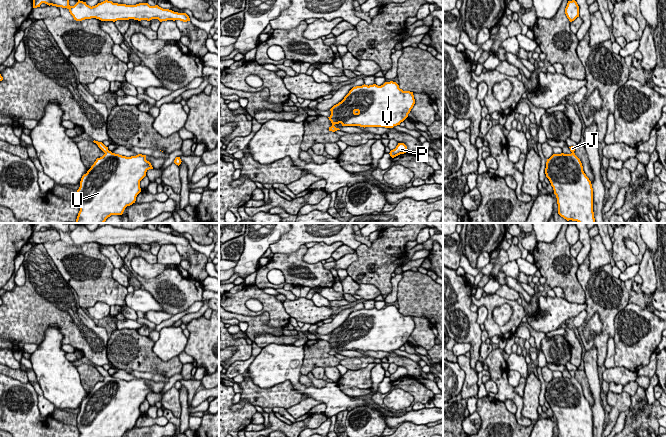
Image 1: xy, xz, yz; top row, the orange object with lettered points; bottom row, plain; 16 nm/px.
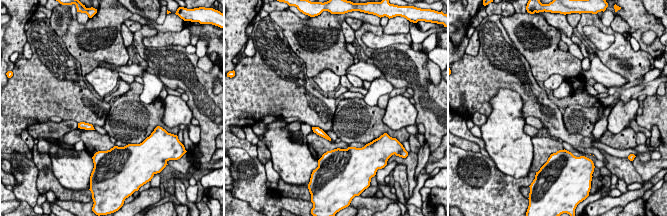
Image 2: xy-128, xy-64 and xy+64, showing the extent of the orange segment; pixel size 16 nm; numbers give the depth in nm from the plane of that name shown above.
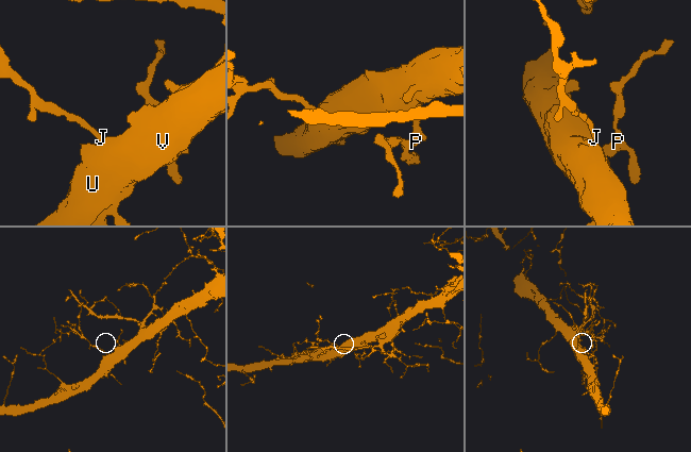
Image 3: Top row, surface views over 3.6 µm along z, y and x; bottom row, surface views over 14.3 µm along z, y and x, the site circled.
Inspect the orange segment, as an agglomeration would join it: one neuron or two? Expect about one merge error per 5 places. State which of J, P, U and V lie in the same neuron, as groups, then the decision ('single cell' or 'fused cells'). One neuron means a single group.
J P U V | single cell

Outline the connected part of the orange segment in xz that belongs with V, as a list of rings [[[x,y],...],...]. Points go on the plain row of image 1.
[[[385,306],[383,309],[362,309],[353,311],[344,323],[334,329],[328,341],[332,347],[329,355],[340,354],[334,349],[341,347],[342,350],[360,350],[360,351],[385,351],[393,352],[400,349],[410,337],[415,328],[413,316],[403,315],[396,306]]]

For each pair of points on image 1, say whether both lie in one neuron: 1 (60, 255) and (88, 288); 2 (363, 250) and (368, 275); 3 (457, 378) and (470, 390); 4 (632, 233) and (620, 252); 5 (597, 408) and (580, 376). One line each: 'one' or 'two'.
1: one
2: one
3: two
4: one
5: two

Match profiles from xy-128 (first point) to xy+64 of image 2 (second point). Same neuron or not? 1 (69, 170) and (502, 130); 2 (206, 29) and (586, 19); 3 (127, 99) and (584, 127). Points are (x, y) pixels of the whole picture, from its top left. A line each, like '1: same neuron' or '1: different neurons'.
1: same neuron
2: different neurons
3: same neuron

